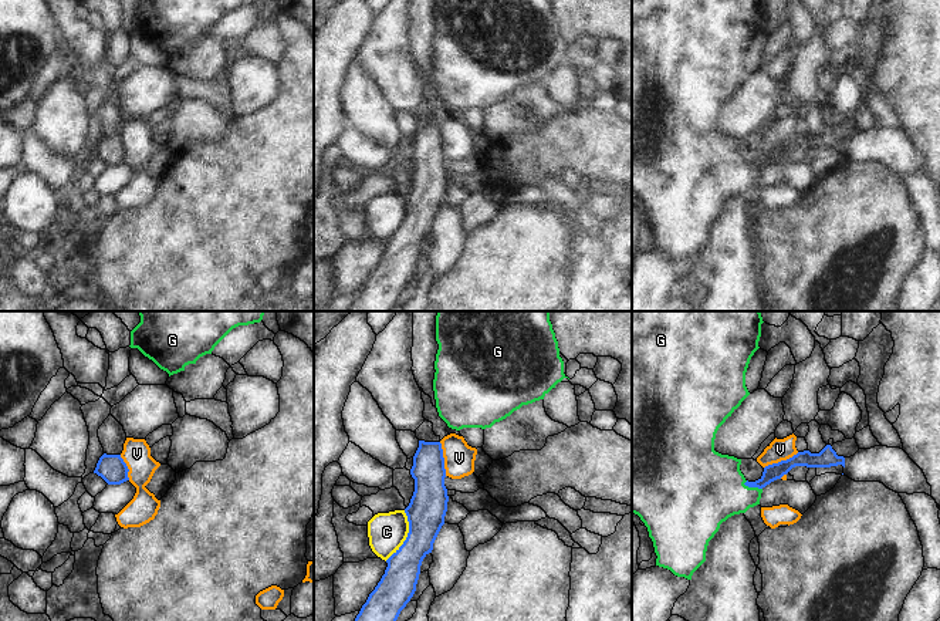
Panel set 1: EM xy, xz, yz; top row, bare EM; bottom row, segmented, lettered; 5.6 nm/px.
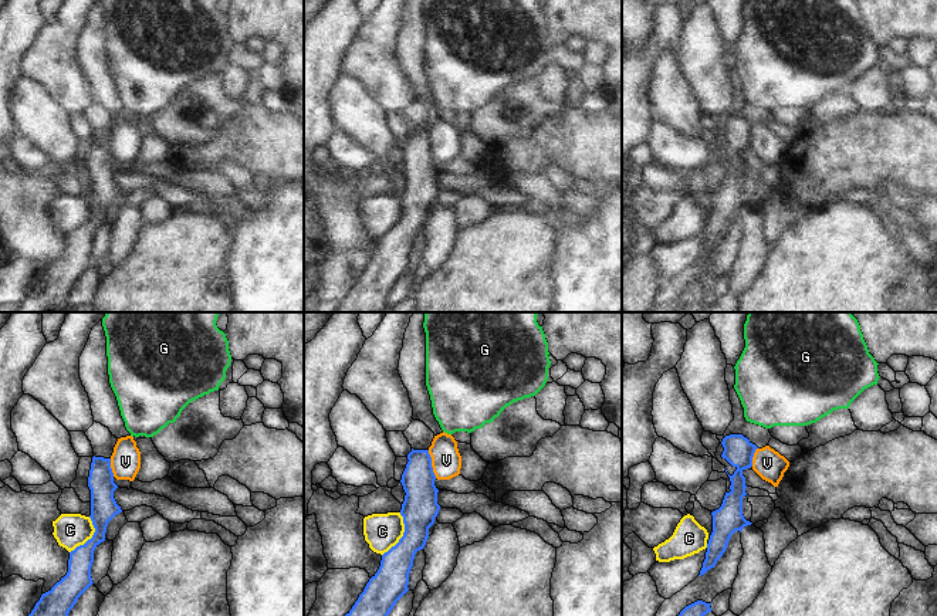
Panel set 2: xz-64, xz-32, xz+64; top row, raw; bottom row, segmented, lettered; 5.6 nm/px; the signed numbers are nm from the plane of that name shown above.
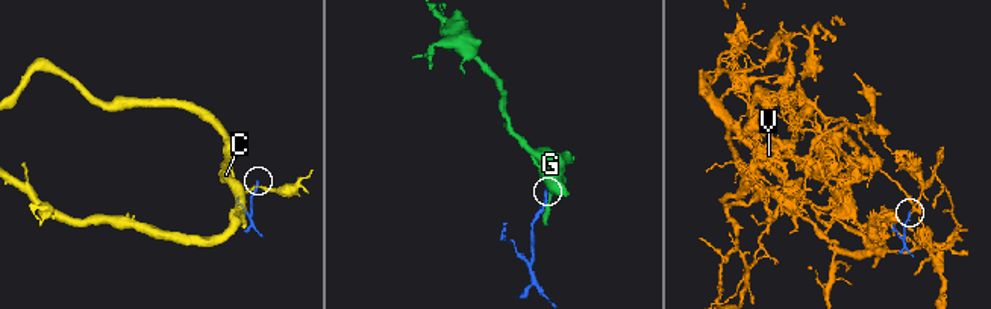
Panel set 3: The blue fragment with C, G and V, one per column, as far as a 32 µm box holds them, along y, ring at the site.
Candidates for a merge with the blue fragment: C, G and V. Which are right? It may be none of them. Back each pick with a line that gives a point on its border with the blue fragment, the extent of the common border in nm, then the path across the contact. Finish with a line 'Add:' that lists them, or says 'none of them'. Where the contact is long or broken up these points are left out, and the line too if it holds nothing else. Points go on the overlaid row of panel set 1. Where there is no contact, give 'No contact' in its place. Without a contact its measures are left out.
G: Touches blue at yz (753, 486). Shared border 120 nm. Path across: yz (775, 471), (753, 486), (709, 488)
Add: G

